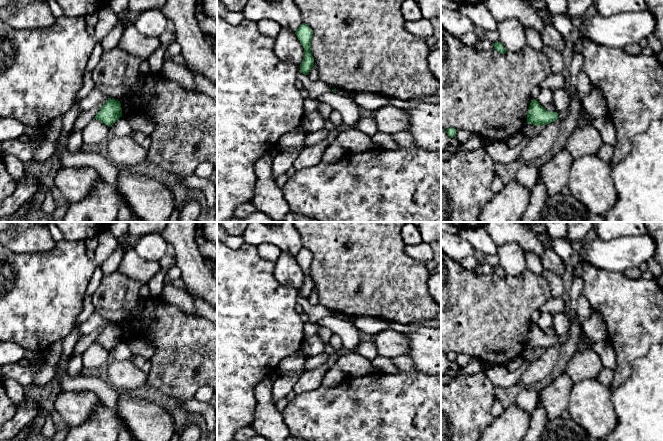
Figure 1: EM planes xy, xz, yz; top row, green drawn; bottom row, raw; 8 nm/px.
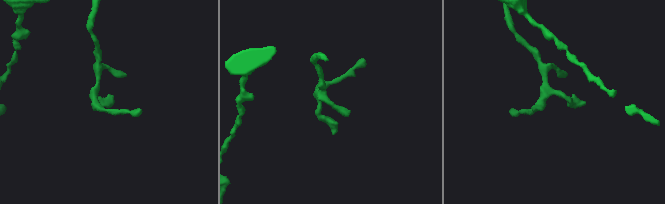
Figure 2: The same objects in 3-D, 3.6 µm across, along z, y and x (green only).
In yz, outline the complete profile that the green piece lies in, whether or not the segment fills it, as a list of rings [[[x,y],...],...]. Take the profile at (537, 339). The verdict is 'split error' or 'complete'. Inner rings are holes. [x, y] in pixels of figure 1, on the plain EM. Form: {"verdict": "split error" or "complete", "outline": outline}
{"verdict": "complete", "outline": [[[531,323],[527,338],[527,347],[535,350],[547,349],[558,343],[557,336],[549,336],[541,330],[537,323]]]}

